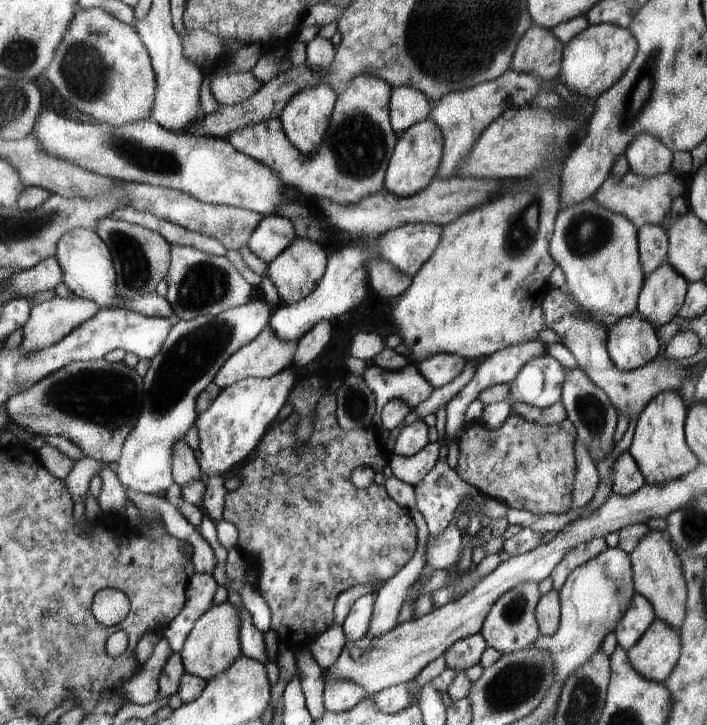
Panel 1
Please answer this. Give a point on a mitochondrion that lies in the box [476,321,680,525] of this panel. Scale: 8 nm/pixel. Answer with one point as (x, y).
(592, 412)

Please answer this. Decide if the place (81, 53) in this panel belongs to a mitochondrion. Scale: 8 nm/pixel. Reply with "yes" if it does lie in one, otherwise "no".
yes

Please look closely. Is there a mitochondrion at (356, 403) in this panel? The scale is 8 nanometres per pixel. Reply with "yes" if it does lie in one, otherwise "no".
yes

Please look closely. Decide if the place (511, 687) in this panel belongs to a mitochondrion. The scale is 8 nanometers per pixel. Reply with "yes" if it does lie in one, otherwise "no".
yes

